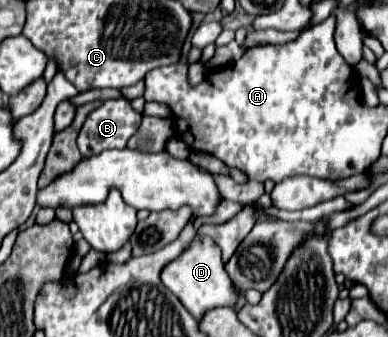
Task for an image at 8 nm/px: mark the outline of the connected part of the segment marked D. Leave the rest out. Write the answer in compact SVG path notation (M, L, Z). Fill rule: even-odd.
M199 233L191 241L191 245L181 251L177 259L169 261L163 267L161 281L173 295L177 295L177 299L195 319L201 319L207 309L215 309L223 305L235 307L235 301L237 301L237 293L233 291L231 279L227 277L227 271L223 267L219 247L209 237L199 235Z

